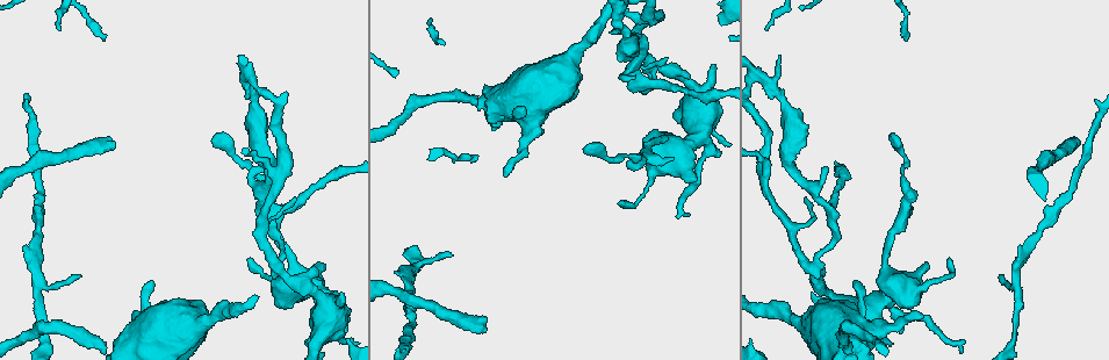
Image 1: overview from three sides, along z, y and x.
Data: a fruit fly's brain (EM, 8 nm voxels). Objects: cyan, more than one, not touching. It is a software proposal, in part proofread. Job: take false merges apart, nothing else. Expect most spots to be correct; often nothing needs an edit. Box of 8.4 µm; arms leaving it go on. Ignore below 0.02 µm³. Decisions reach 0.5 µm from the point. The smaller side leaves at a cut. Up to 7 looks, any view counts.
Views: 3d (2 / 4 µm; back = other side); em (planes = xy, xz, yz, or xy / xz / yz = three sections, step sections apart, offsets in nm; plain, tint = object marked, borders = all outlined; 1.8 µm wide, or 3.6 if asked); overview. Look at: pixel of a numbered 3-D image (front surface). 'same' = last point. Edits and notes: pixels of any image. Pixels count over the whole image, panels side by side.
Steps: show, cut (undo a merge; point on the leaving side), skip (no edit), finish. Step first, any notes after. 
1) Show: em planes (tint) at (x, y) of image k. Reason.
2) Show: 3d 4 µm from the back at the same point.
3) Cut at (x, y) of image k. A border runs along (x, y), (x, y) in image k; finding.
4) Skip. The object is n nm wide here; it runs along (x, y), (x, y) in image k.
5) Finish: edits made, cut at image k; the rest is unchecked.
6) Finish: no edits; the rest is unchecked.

Show: em planes (borders) at (700, 123) of image 1. Sudden change in width.

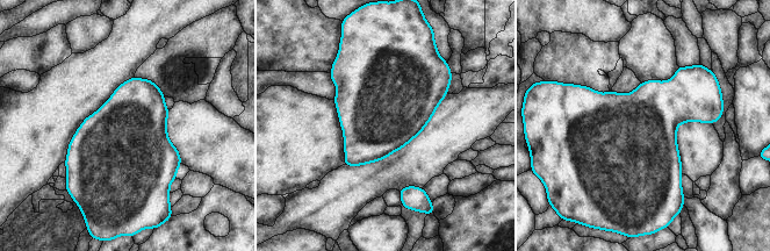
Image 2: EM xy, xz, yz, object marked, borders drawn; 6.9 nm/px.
Skip. All the same neuron.

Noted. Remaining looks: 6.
Show: 3d 2 µm at (815, 271) of image 1. Arms part here.

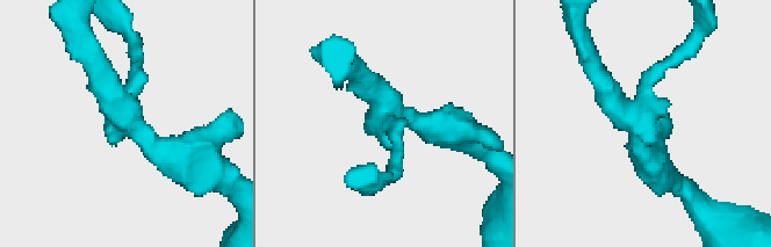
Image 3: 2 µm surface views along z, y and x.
Show: em planes (plain) at (385, 119) of image 3. 3 arms meet here.

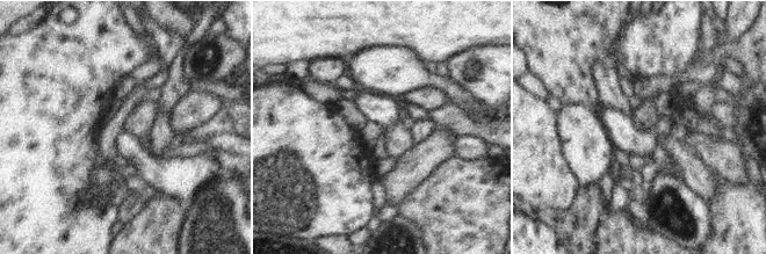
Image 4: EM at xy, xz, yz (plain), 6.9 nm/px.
Show: em planes (tint) at the same point. Where the object lies.

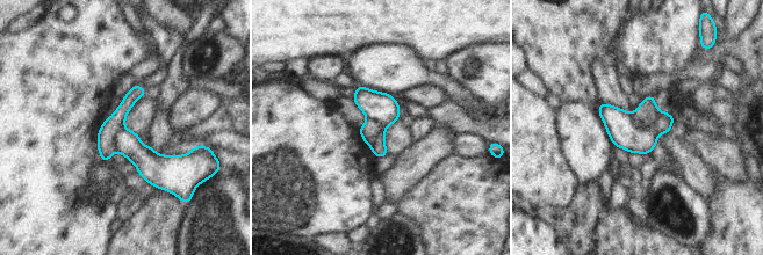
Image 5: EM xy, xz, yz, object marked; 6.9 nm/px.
Cut at (646, 115) of image 5. A second neuron is stuck on.

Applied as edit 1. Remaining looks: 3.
Finish: edits made, cut at image 5; the rest is unchecked.

